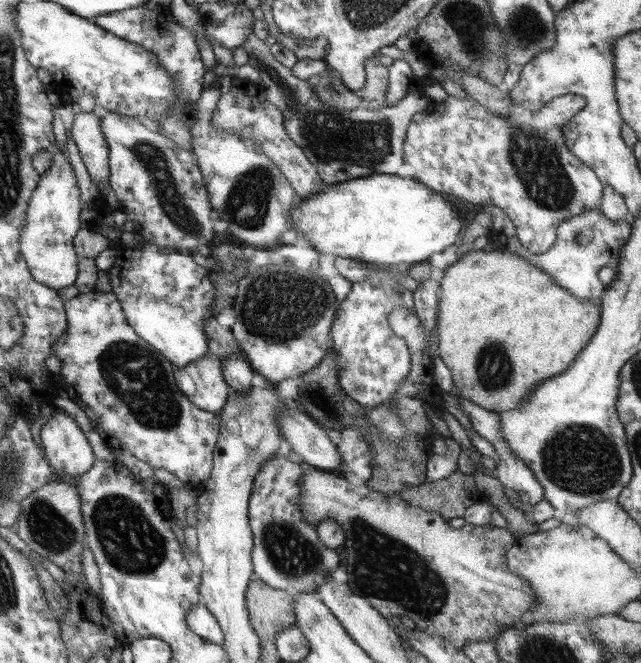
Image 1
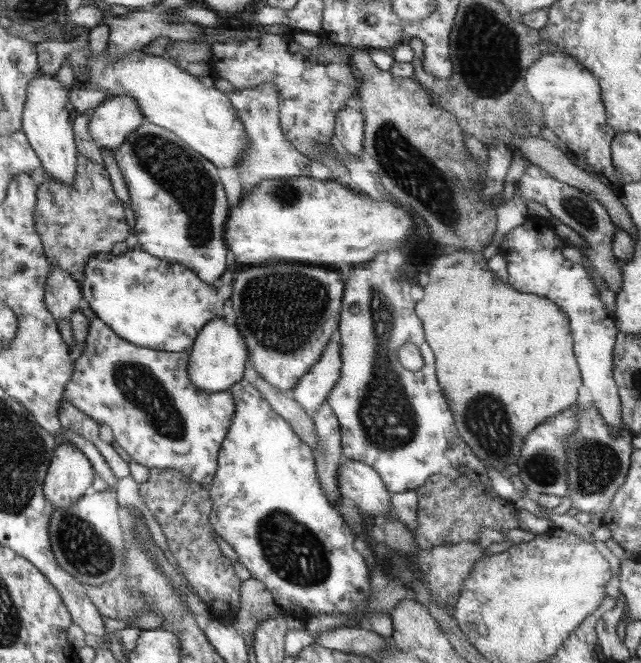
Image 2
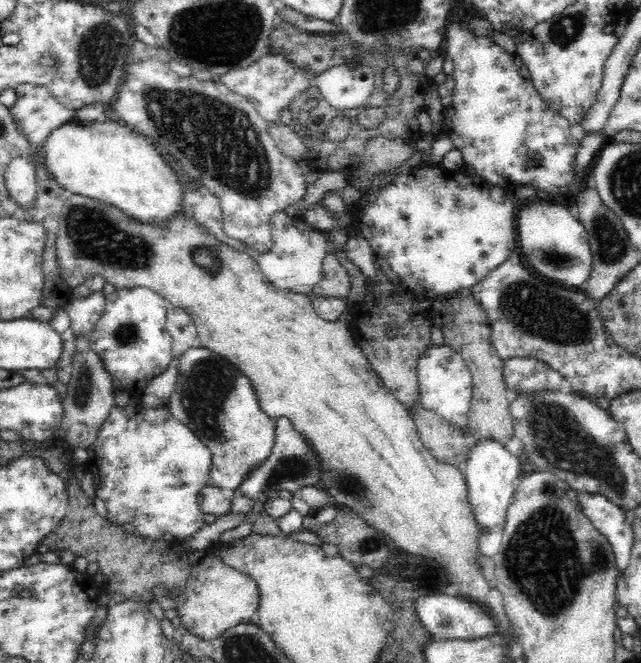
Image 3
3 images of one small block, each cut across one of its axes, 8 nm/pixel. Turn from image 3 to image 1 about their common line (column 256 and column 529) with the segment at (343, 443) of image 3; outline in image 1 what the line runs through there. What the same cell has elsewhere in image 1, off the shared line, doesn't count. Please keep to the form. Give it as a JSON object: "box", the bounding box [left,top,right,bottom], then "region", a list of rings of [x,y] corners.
{"box":[437,249,601,412],"region":[[[472,249],[444,270],[439,288],[437,356],[449,368],[454,389],[465,400],[490,412],[519,408],[542,380],[564,373],[589,344],[601,322],[598,300],[578,300],[529,260],[500,250]]]}

